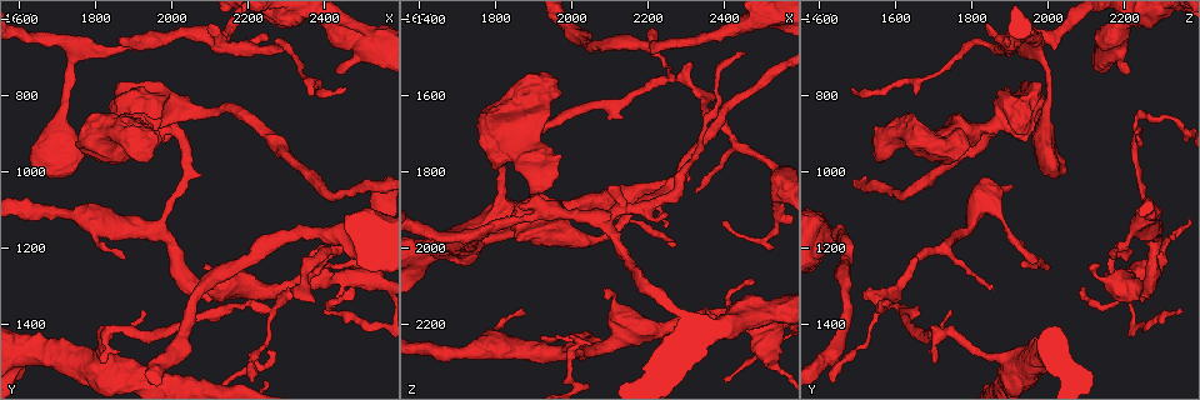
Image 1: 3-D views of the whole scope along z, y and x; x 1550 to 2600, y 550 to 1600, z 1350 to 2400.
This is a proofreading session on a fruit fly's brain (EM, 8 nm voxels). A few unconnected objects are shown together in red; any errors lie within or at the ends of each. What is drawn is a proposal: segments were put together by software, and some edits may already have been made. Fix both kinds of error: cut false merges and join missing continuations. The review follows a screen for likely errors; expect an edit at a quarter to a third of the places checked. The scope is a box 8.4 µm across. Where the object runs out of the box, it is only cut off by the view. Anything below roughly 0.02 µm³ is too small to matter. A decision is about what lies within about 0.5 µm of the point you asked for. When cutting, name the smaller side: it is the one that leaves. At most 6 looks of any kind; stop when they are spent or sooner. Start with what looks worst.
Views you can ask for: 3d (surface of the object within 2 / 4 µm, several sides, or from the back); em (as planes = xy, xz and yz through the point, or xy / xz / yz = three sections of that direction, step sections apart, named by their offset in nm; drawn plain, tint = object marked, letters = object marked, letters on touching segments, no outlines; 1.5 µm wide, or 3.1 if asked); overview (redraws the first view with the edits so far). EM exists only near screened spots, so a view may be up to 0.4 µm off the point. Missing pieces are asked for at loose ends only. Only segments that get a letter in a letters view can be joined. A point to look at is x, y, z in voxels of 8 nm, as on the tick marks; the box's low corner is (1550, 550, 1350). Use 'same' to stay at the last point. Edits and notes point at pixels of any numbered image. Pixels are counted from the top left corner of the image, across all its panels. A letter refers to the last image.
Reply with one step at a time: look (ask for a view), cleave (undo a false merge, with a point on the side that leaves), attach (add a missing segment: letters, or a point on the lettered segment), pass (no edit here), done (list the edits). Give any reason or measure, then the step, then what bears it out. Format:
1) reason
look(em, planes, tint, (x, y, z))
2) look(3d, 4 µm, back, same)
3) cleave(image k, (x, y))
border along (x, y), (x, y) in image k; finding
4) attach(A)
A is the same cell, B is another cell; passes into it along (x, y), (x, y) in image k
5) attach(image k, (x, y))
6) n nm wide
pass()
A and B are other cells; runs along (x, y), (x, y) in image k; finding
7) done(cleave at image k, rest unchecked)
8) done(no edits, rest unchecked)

free end
look(3d, 4 µm, (1875, 1225, 2175))

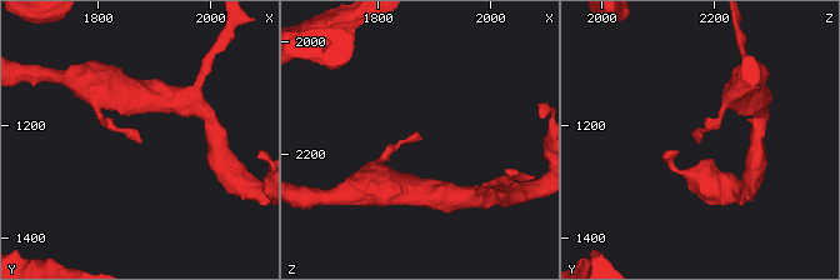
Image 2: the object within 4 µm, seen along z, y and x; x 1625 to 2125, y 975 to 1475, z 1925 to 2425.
look(em, yz, step 8, tint, (1880, 1230, 2170))

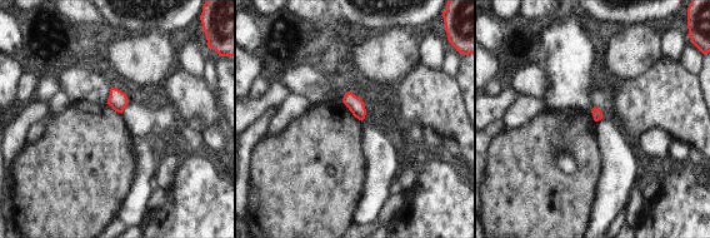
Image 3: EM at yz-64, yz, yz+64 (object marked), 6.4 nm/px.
look(em, planes, letters, same)

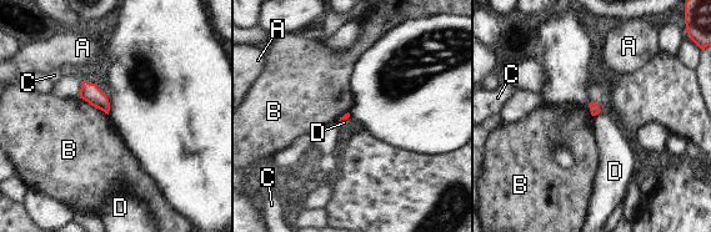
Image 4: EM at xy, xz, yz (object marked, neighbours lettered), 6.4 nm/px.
B touches over 220 nm
pass()
A, B, C and D are other cells; border along (599, 112), (594, 116) in image 4; no lettered segment goes on from it

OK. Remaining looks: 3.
an open end
look(em, planes, plain, (1750, 920, 1655))

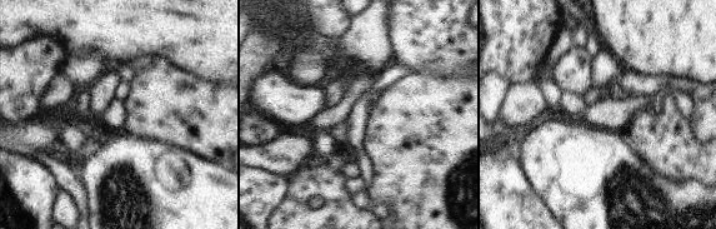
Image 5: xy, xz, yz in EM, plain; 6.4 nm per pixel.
look(em, planes, letters, same)

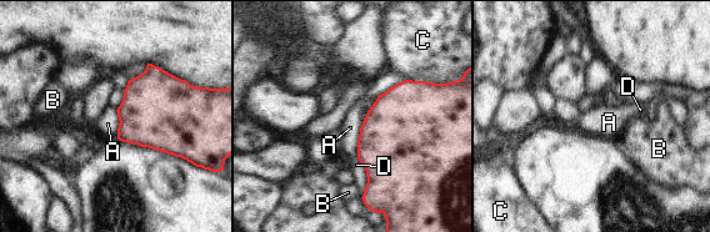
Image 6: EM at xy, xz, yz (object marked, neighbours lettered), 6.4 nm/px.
D touches over 340 nm
pass()
A, B, C and D are other cells; border along (366, 114), (355, 146) in image 6; no lettered segment goes on from it

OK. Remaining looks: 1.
look(em, planes, letters, (2245, 1360, 1550))

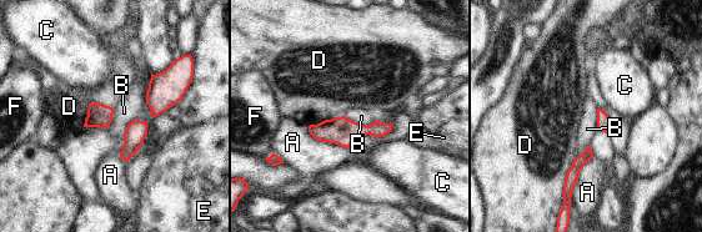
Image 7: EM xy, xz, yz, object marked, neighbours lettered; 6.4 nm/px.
80 nm wide
pass()
A, B, C, D, E and F are other cells; runs along (389, 127), (374, 130), (311, 129) in image 7; all the same neuron

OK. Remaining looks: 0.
done(no edits, rest unchecked)

